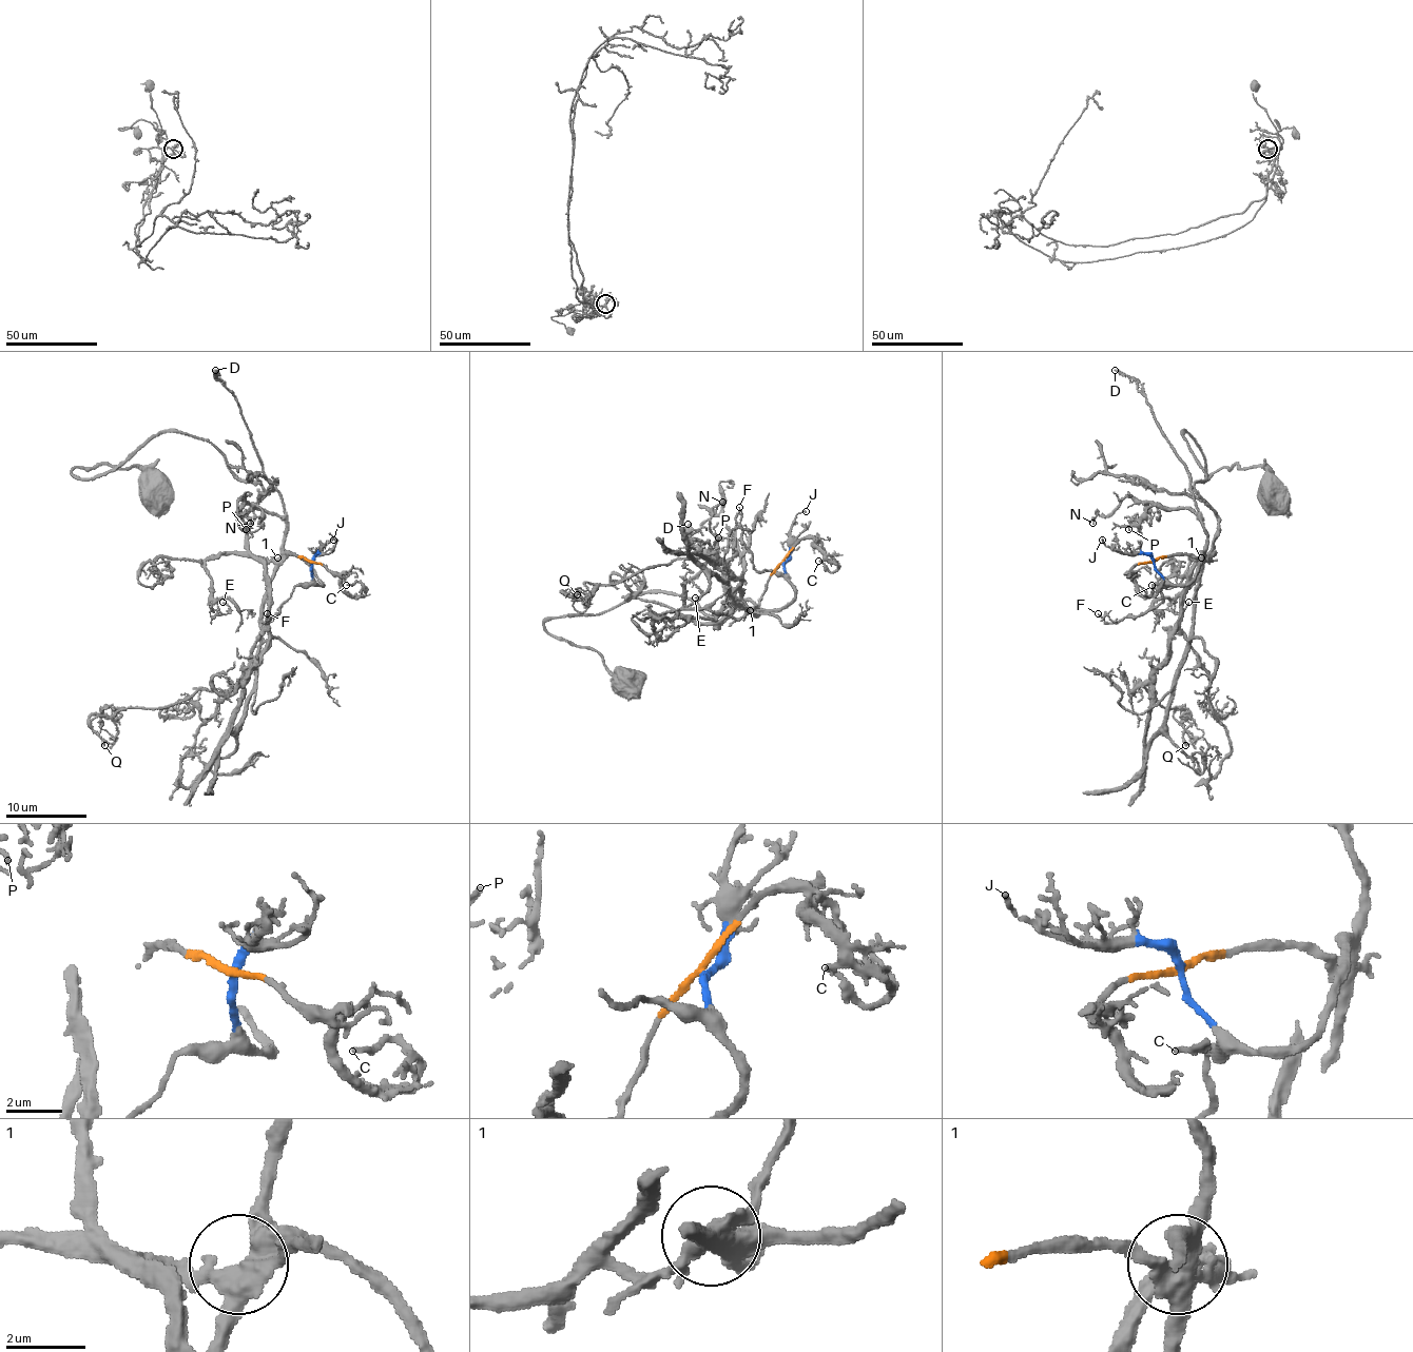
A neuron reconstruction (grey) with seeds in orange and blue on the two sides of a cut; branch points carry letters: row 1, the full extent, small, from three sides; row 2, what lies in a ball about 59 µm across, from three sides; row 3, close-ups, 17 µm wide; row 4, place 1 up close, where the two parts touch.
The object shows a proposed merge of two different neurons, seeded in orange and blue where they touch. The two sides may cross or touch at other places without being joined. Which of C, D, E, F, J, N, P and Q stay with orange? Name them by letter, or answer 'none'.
C, E, Q

